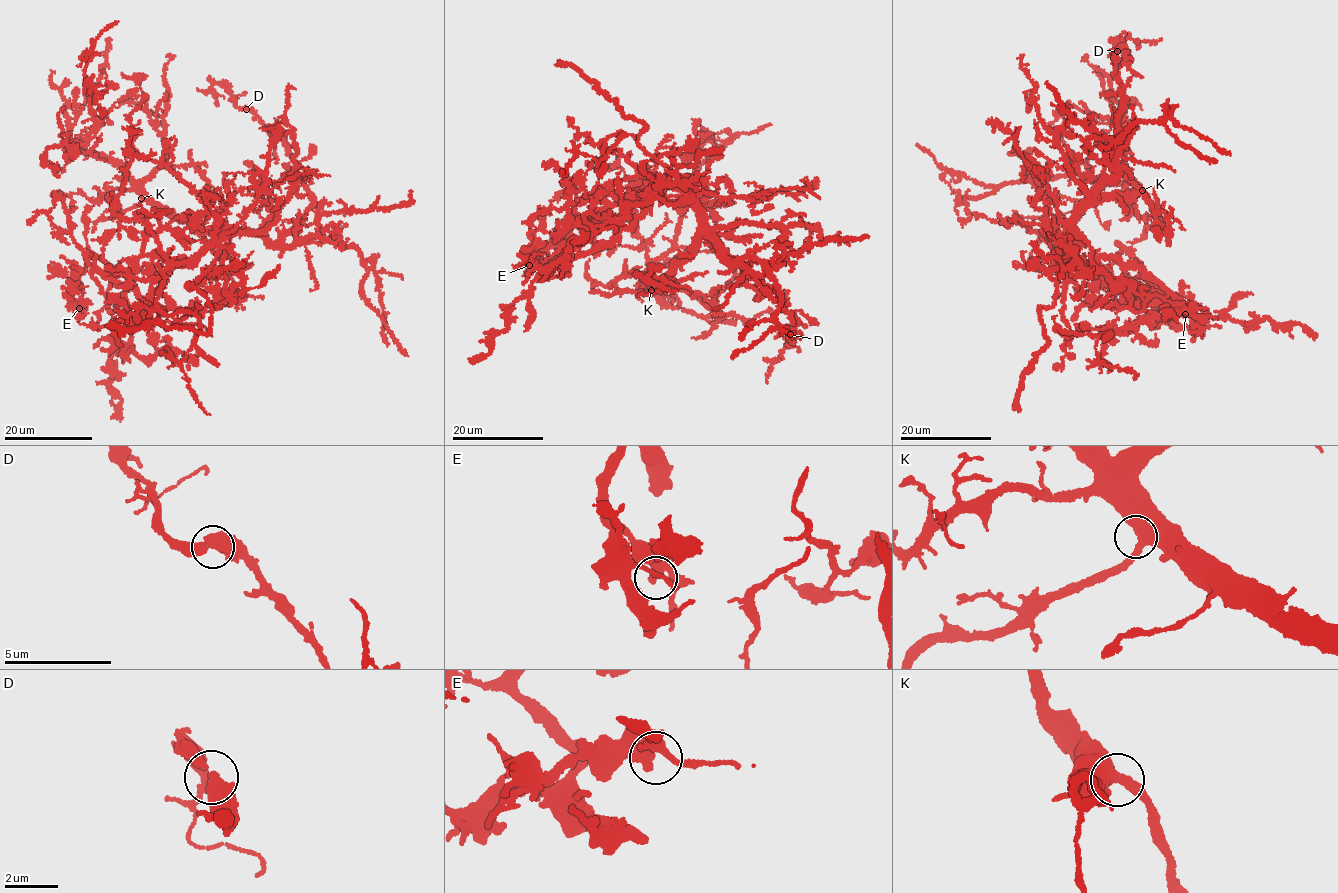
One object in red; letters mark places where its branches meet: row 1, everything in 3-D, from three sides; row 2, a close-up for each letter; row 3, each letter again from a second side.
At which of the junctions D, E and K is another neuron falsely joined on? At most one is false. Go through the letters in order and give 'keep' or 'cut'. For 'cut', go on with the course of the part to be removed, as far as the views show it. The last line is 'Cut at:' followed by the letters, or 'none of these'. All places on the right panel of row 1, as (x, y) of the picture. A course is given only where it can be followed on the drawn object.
D: keep
E: keep
K: keep
Cut at: none of these

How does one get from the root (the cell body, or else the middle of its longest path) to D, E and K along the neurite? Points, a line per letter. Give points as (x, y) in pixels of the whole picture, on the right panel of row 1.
D: (1114, 198), (1108, 193), (1093, 198), (1114, 174), (1124, 97), (1115, 65), (1130, 59), (1126, 48), (1117, 52)
E: (1114, 198), (1085, 206), (1074, 223), (1074, 262), (1111, 285), (1144, 279), (1164, 292), (1162, 305), (1185, 314)
K: (1114, 198), (1123, 201), (1132, 193), (1136, 196), (1142, 190)

